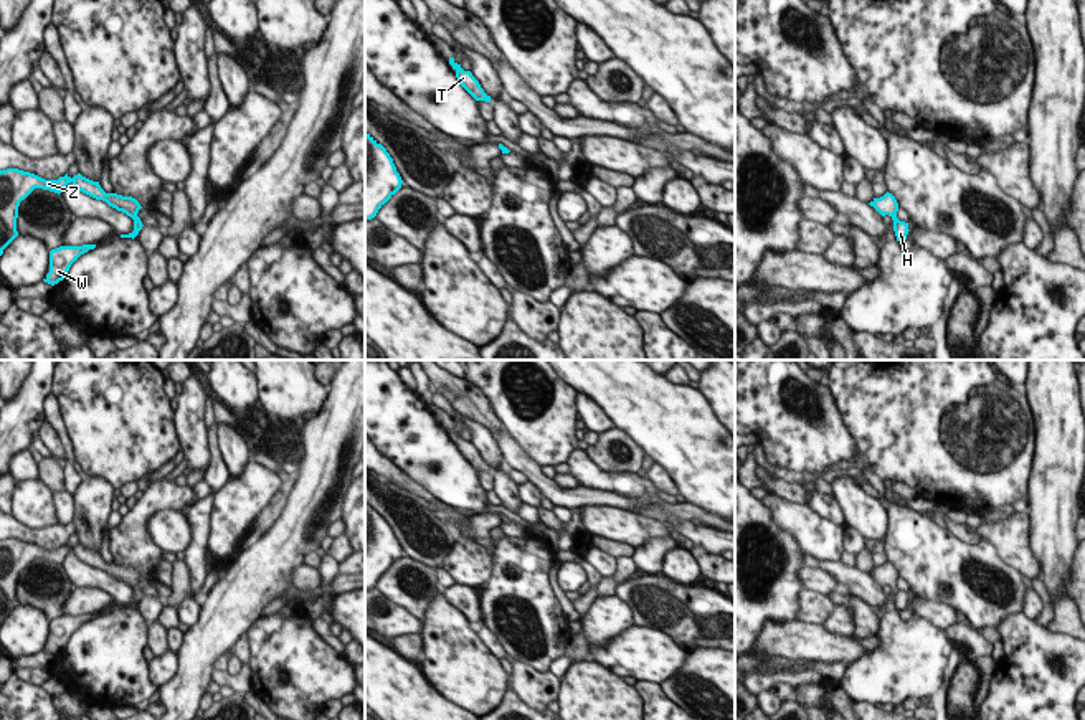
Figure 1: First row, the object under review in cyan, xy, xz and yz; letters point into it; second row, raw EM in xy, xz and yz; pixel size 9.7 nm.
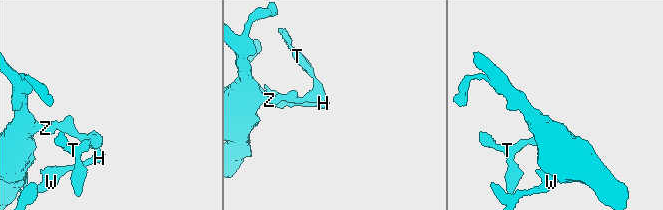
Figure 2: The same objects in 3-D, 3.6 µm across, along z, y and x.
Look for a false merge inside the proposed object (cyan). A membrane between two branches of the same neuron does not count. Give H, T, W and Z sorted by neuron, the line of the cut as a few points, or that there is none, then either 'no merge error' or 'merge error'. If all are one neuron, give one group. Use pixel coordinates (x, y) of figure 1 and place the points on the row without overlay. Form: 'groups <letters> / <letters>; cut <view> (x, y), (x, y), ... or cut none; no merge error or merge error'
groups H T W Z; cut none; no merge error

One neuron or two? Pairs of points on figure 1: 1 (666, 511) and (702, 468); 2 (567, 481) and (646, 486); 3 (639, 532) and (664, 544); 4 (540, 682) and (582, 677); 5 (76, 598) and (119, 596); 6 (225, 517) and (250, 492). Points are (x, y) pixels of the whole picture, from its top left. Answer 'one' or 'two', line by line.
1: two
2: two
3: two
4: two
5: two
6: one

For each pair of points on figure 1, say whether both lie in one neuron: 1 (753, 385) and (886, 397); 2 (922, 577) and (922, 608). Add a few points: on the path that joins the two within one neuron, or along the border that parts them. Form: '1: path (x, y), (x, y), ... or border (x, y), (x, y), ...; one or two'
1: border (824, 382), (846, 428); two
2: border (915, 596), (925, 601), (943, 601), (958, 613); two

